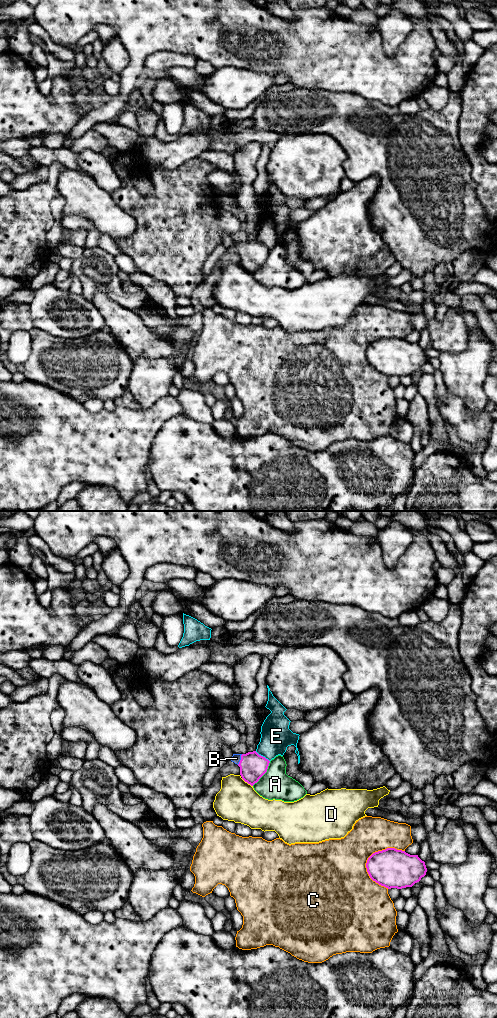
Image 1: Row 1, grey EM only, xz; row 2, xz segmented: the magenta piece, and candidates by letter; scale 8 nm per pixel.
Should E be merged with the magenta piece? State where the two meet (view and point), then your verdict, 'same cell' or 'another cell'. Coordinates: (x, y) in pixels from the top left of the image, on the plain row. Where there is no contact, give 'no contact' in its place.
meets magenta in xz at (262, 244); another cell

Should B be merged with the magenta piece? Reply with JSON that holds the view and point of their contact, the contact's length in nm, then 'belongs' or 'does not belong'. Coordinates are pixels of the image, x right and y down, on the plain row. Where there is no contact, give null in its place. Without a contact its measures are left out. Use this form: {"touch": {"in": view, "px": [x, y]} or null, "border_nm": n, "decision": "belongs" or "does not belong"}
{"touch": {"in": "xz", "px": [241, 247]}, "border_nm": 100, "decision": "belongs"}

